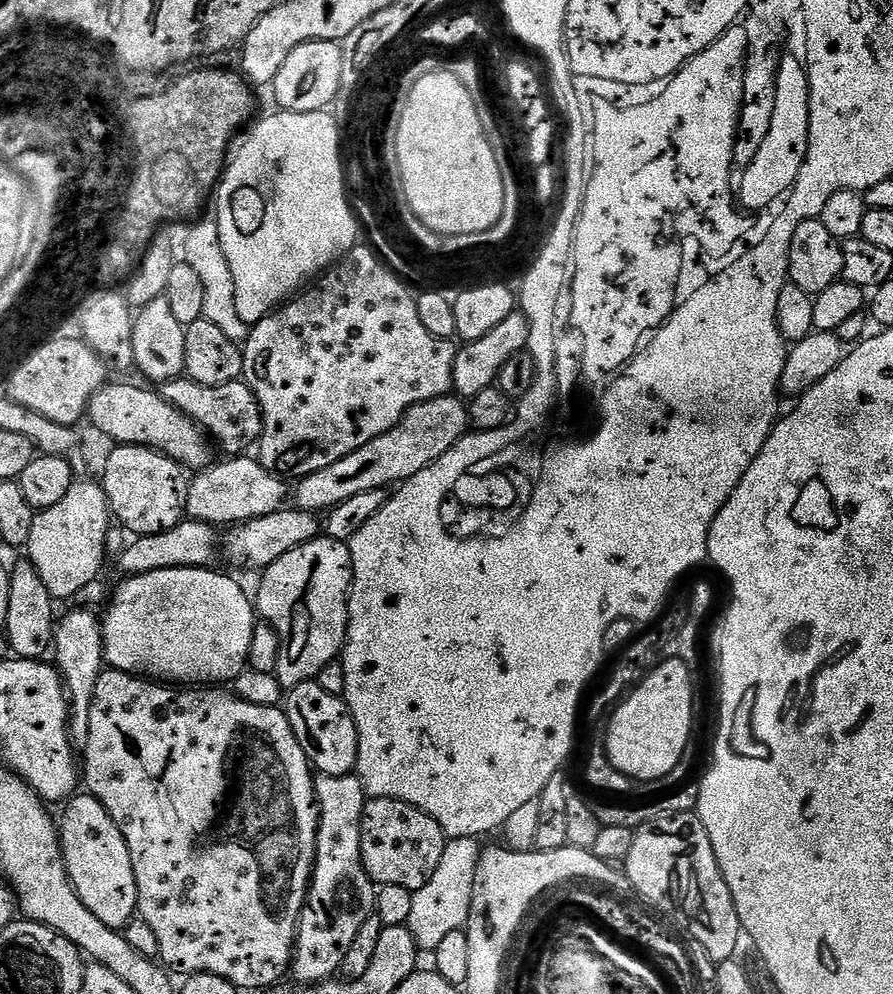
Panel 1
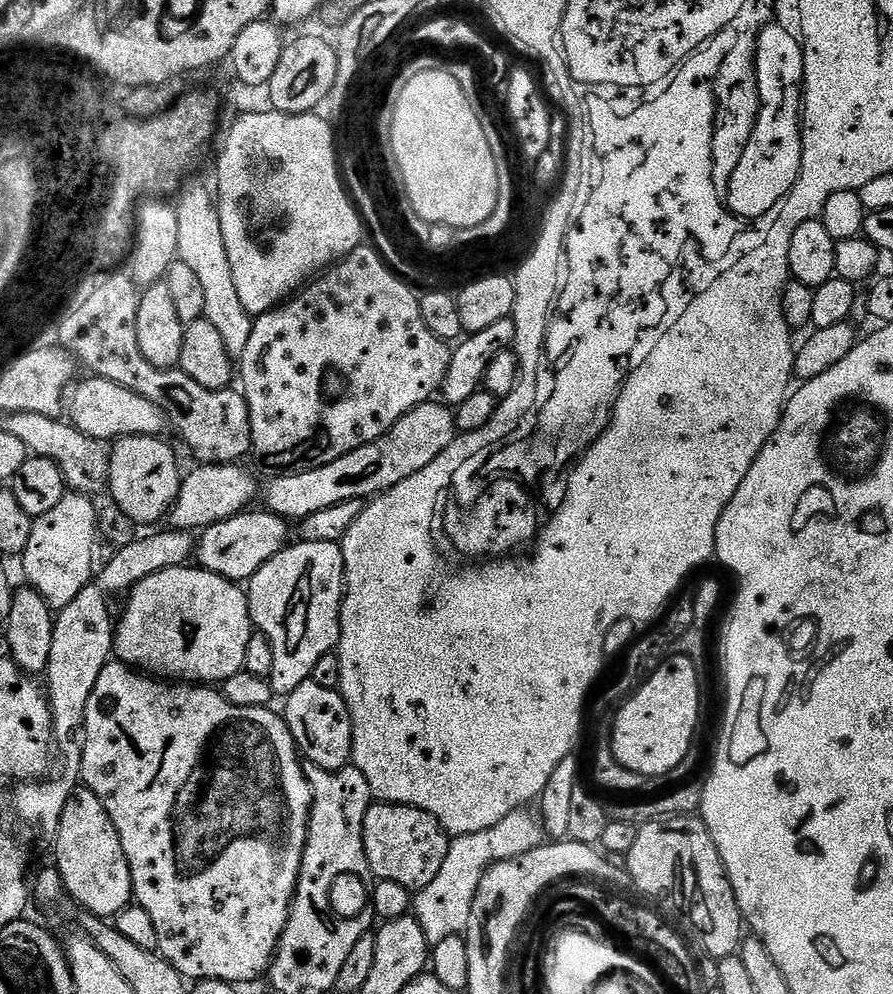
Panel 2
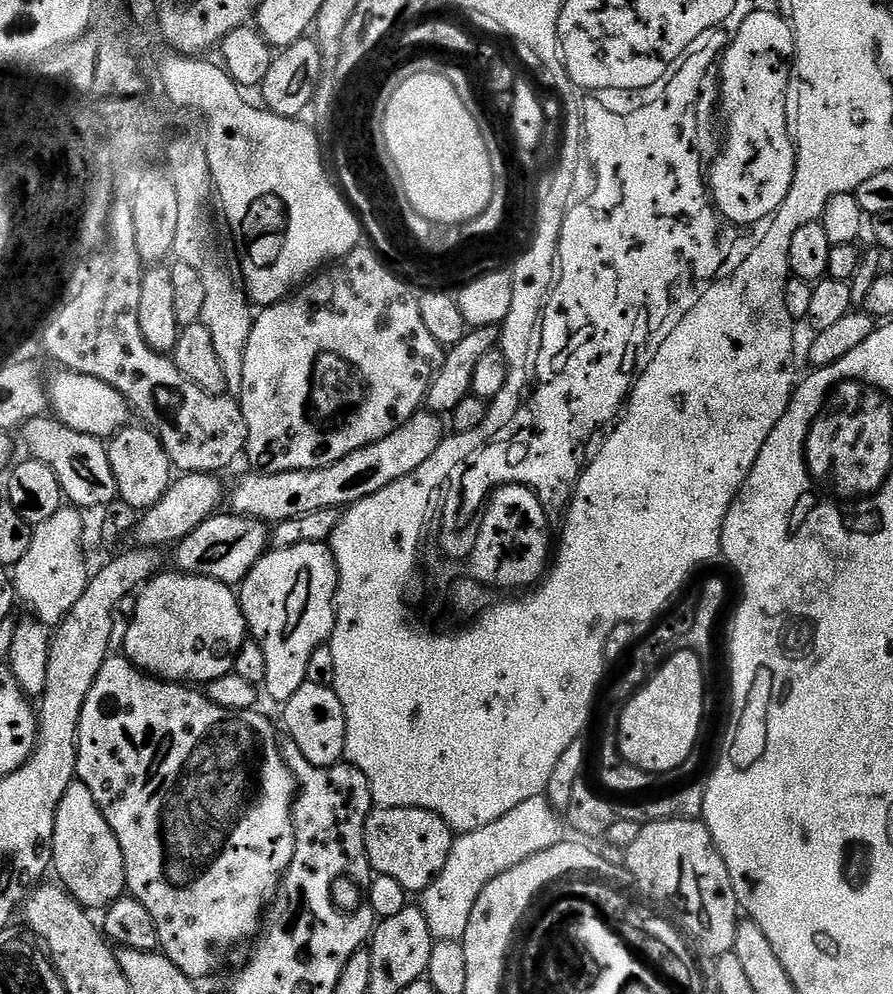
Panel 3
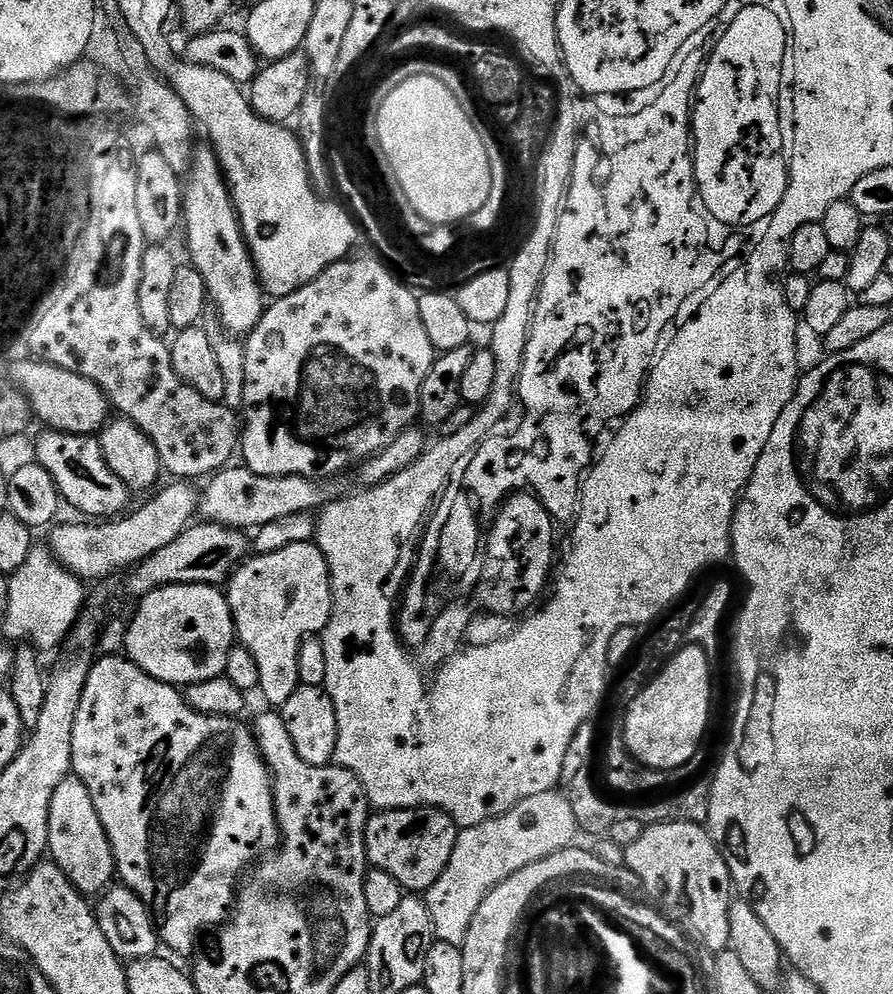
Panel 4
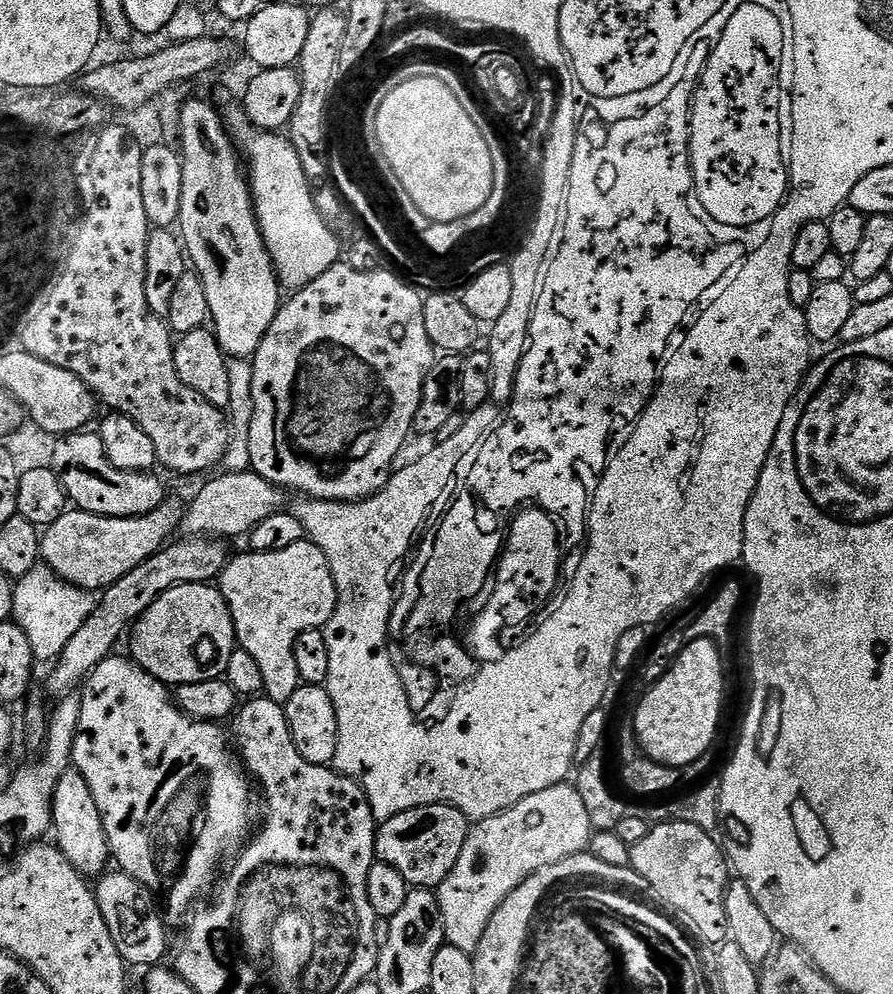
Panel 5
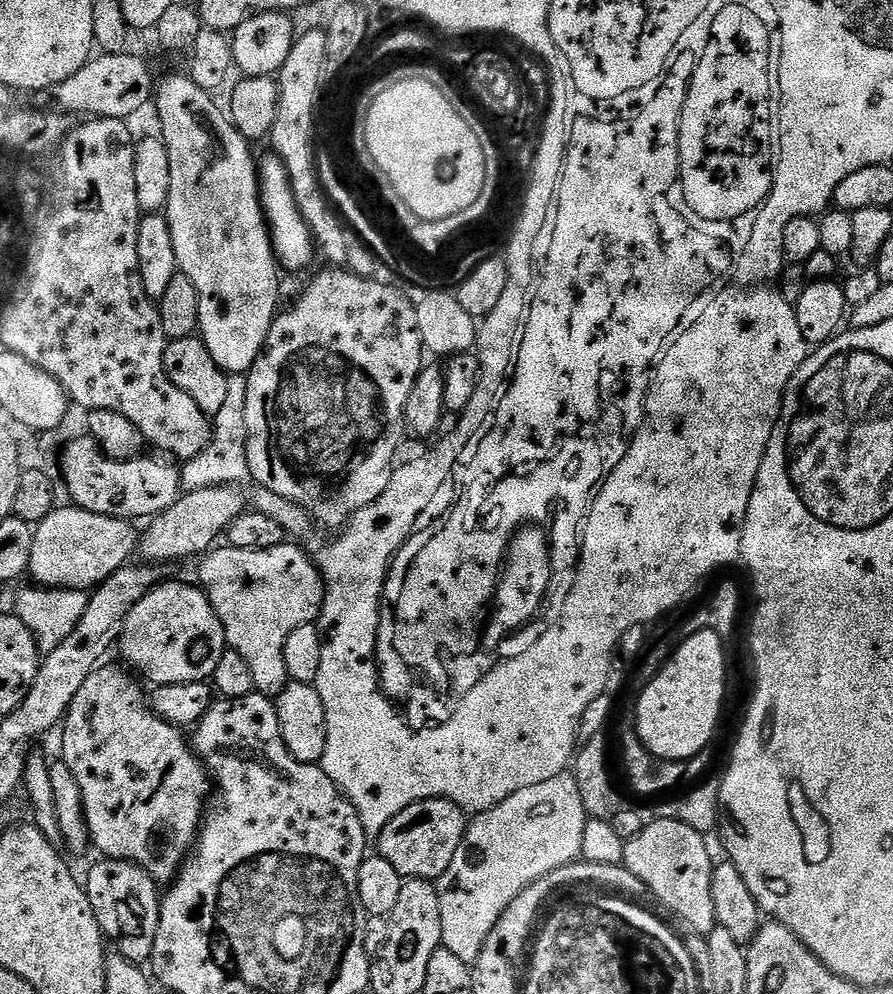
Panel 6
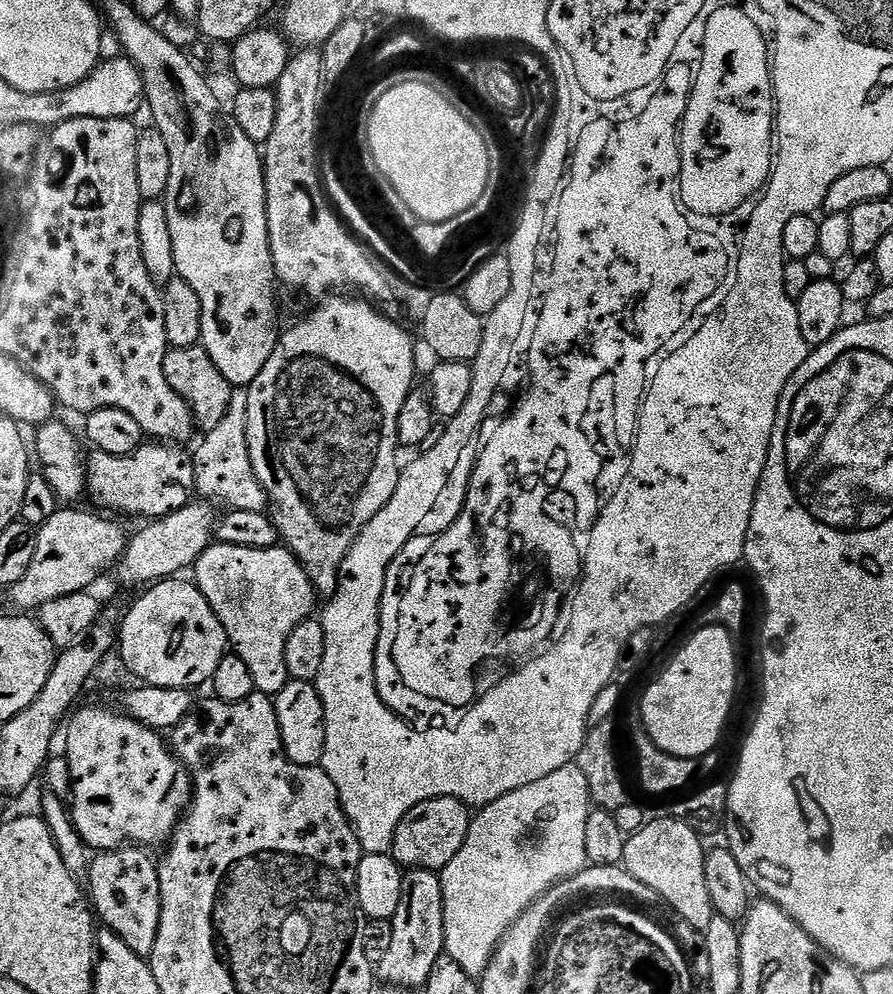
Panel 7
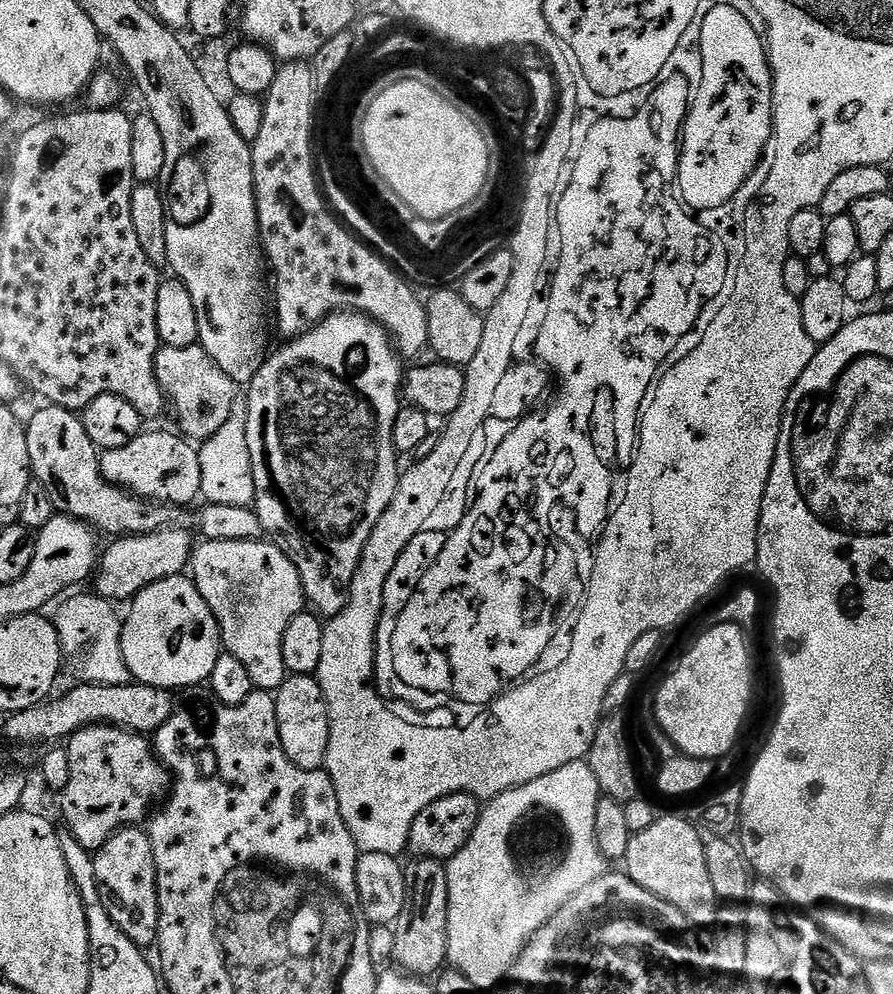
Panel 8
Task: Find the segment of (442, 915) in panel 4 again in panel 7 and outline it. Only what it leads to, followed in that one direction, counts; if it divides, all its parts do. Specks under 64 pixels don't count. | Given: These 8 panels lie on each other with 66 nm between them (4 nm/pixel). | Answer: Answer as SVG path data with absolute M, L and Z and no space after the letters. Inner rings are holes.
M571 763L562 766L562 770L554 770L554 774L546 774L546 778L538 778L538 782L530 782L530 786L522 786L522 790L514 790L510 794L498 798L498 802L490 802L472 816L472 825L468 827L468 837L462 850L458 850L458 854L454 854L454 859L439 873L442 902L444 903L444 950L447 956L454 958L454 962L458 962L458 966L462 966L462 970L466 970L466 974L470 974L474 978L483 976L484 971L490 966L496 947L511 932L520 915L550 891L555 884L578 875L580 871L589 866L588 851L586 850L586 818L589 811L588 779L579 766Z

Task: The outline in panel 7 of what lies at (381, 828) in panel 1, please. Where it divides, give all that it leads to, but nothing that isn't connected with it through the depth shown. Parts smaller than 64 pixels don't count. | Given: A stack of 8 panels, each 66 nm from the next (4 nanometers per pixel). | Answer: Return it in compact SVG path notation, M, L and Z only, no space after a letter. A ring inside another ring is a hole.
M439 796L426 802L418 802L398 826L392 843L391 857L405 869L425 868L439 873L451 860L468 837L468 827L472 825L472 816L467 804L458 798Z

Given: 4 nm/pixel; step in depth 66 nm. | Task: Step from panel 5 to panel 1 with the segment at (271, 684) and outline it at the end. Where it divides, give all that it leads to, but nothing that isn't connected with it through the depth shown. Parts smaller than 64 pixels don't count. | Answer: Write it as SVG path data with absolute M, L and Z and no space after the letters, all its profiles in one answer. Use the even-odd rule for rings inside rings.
M317 538L290 550L290 554L282 554L282 558L278 558L278 562L274 562L269 568L263 569L261 576L264 577L260 580L260 589L257 590L256 596L254 592L254 607L259 619L263 623L269 624L280 639L280 657L274 674L279 678L280 684L285 690L296 688L302 682L315 680L317 674L322 670L322 666L326 666L331 660L337 659L344 651L344 644L348 640L348 591L352 588L352 550L345 541Z

